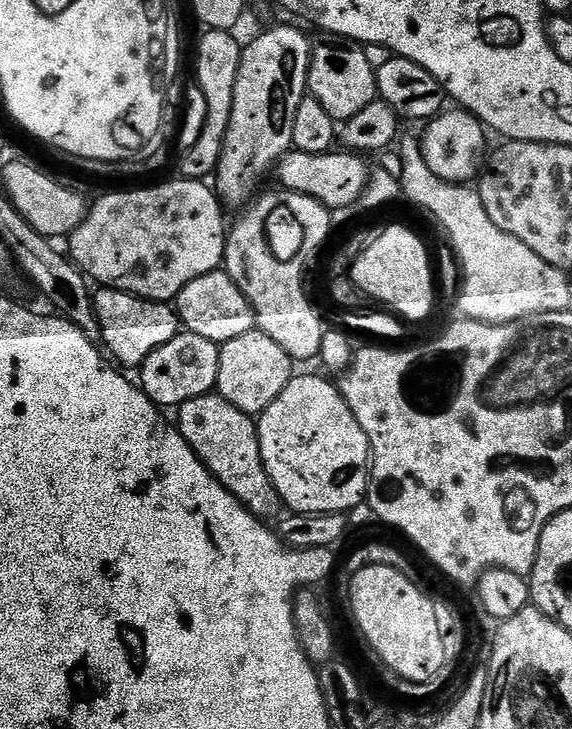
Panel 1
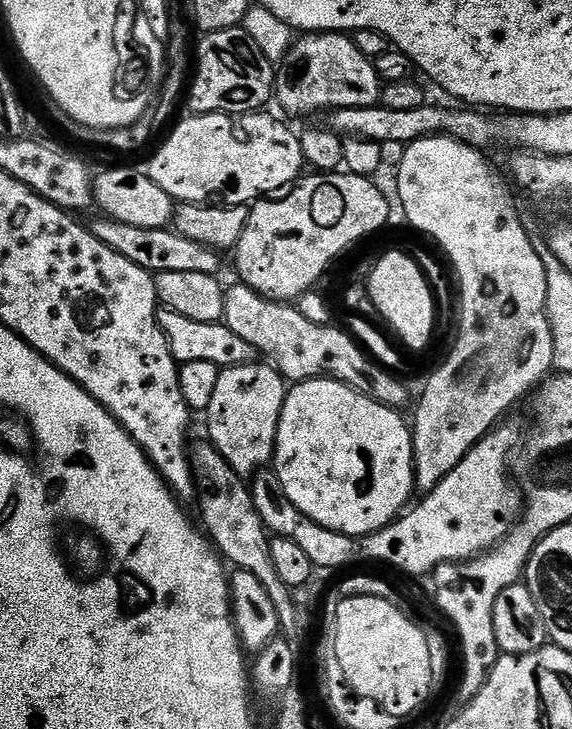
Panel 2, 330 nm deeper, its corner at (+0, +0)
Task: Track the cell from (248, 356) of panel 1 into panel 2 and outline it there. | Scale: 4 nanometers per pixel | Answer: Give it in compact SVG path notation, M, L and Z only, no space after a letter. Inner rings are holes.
M249 362L221 371L206 413L206 436L239 476L251 478L273 463L285 395L284 377L267 363Z

